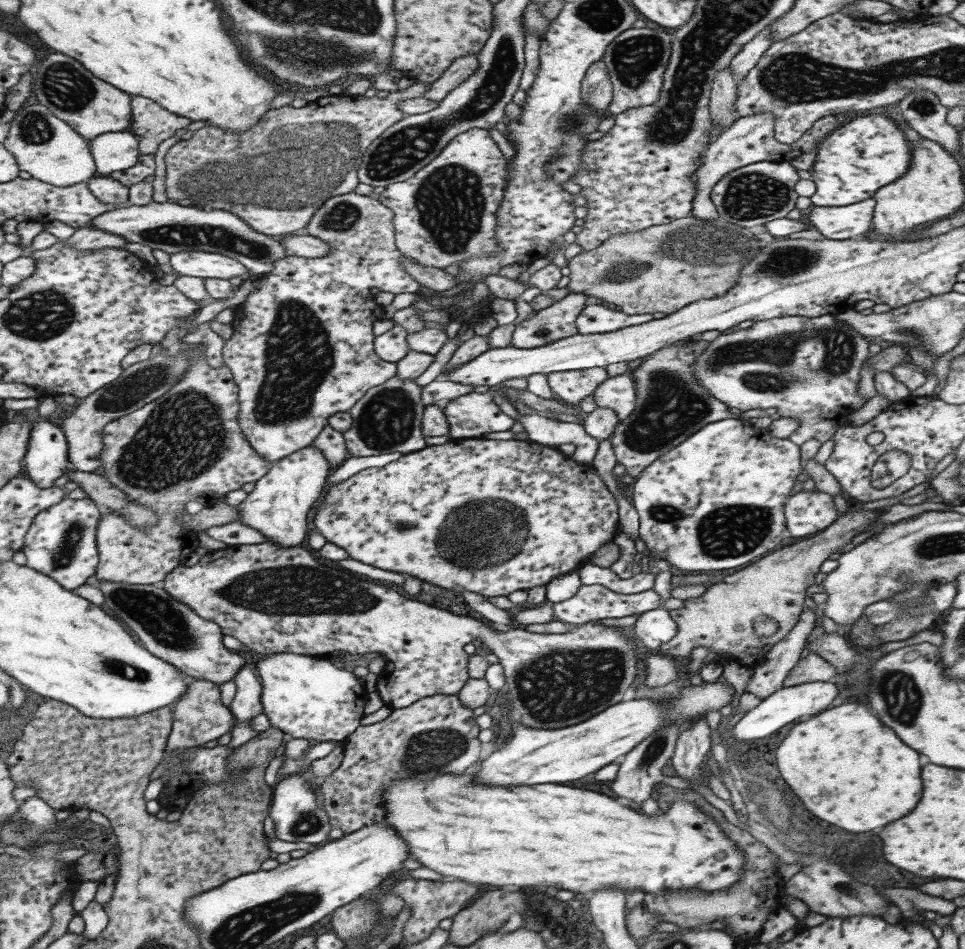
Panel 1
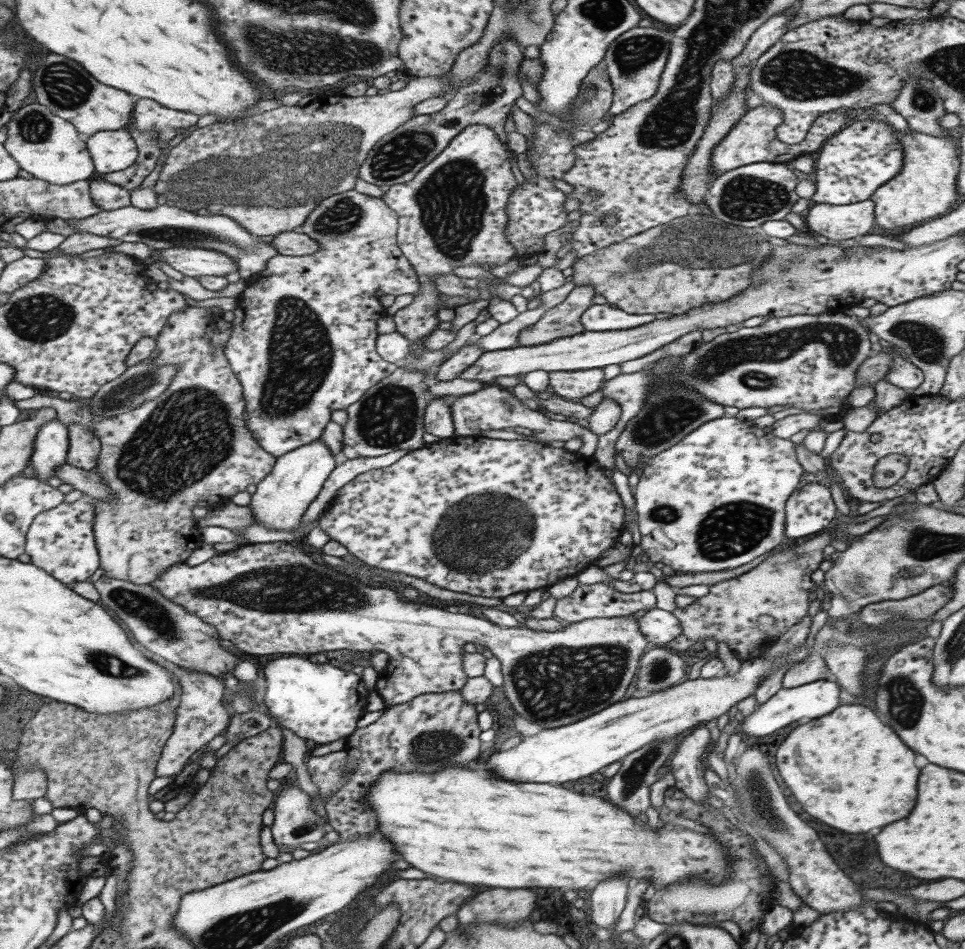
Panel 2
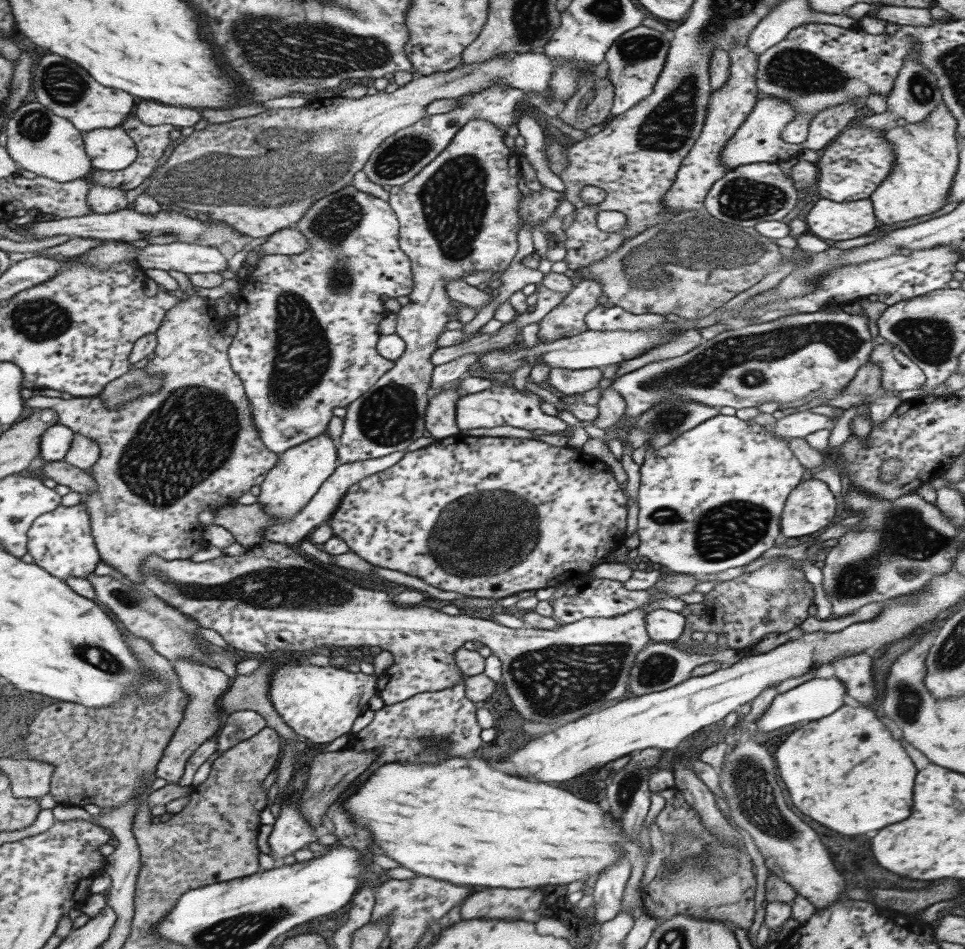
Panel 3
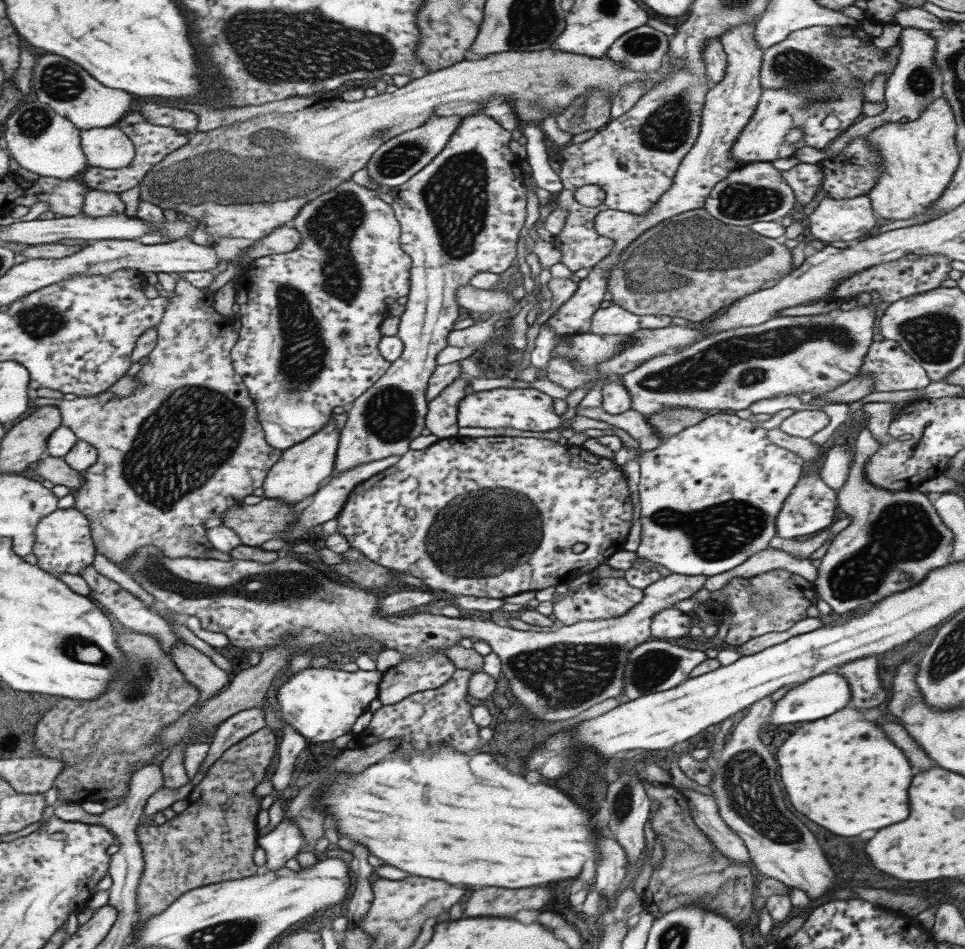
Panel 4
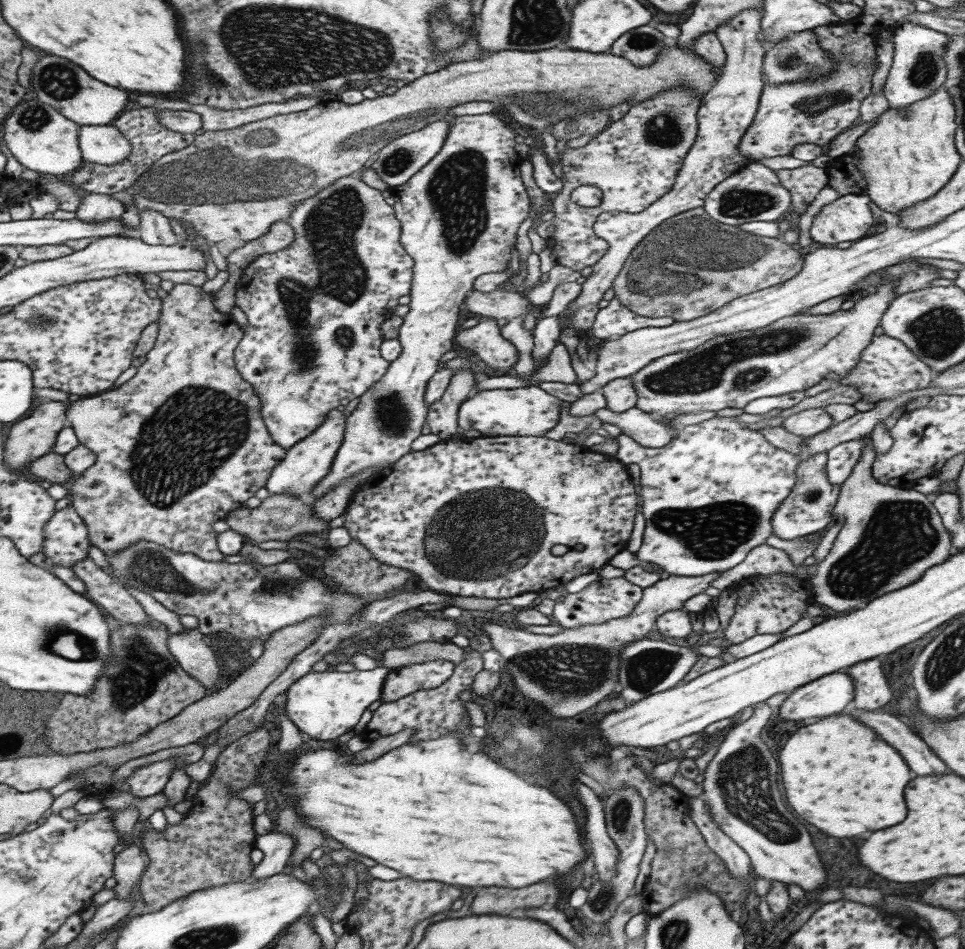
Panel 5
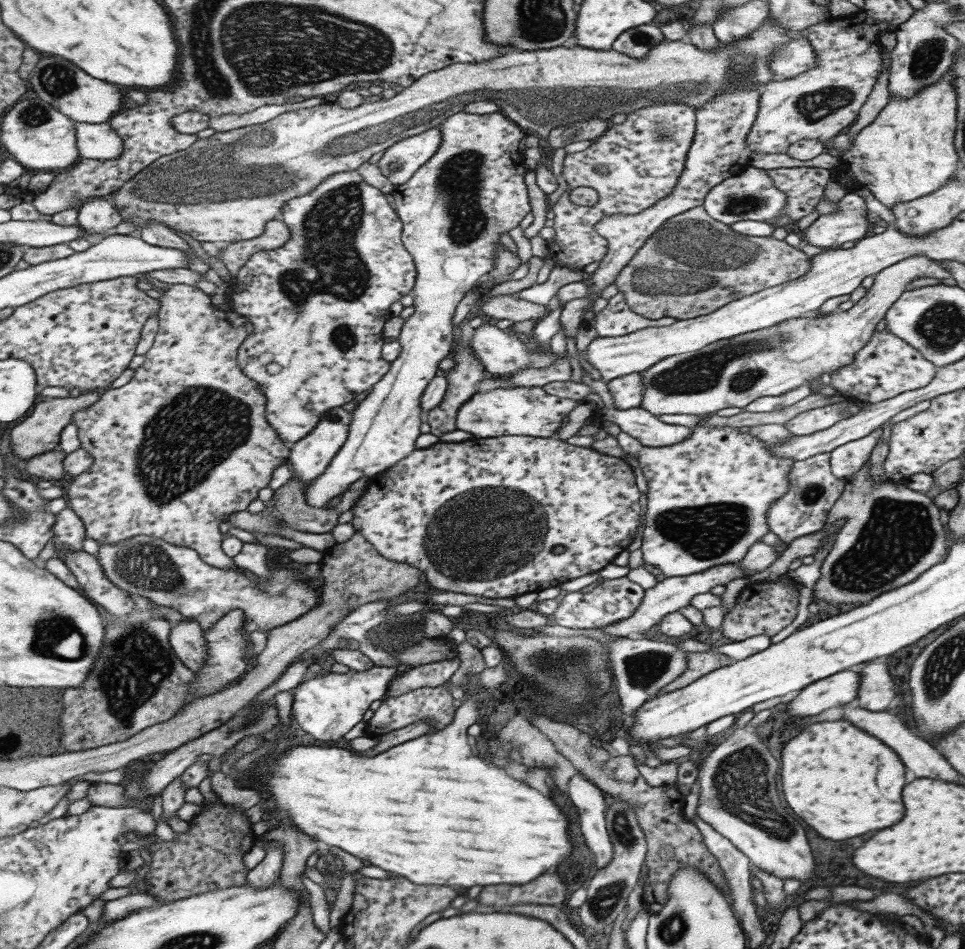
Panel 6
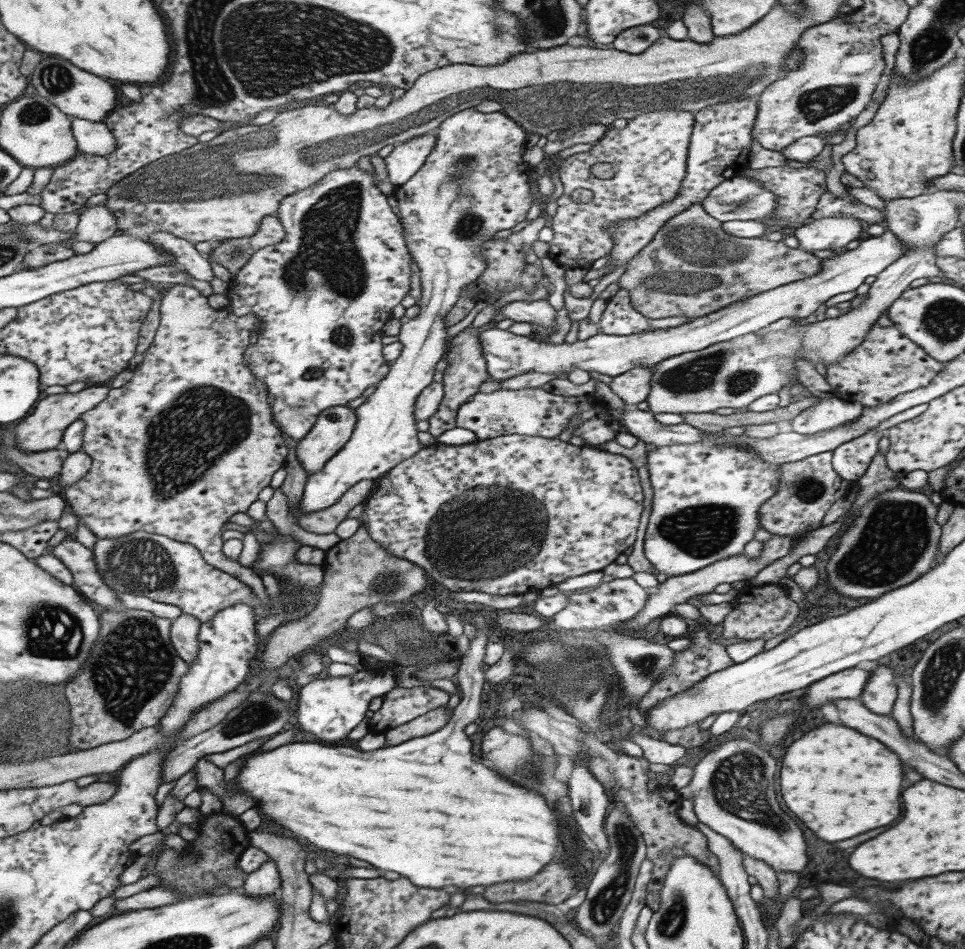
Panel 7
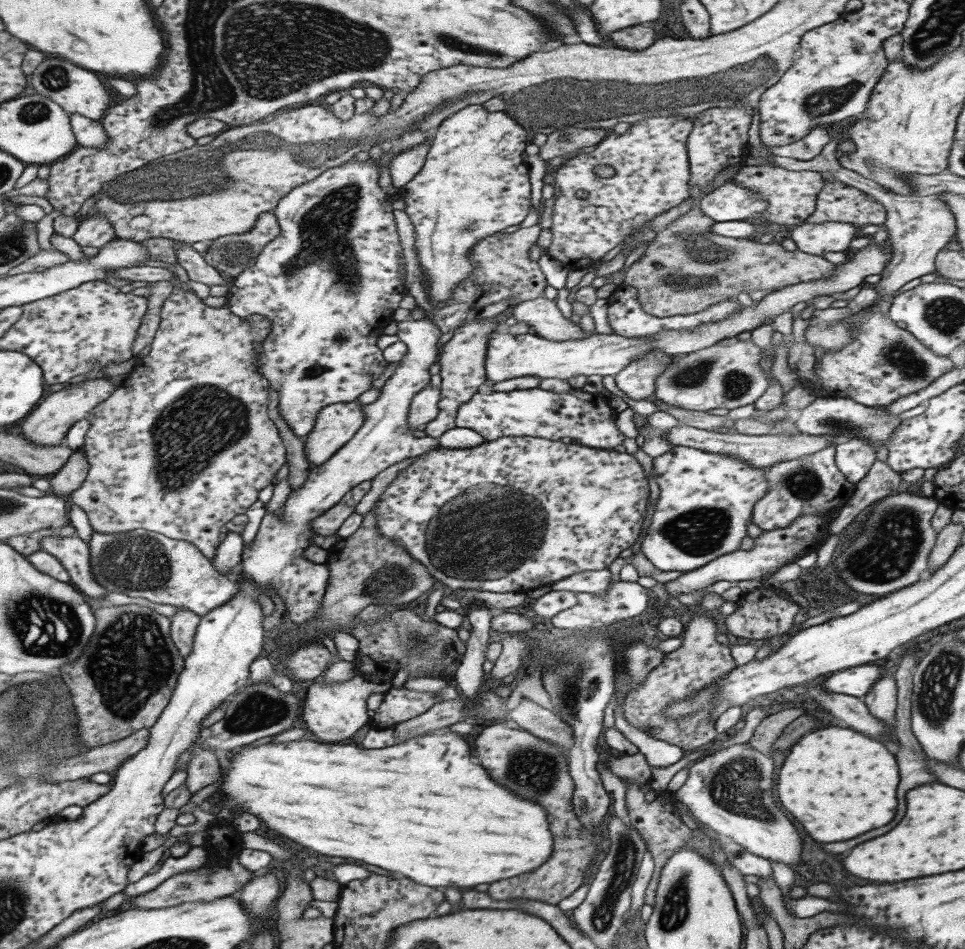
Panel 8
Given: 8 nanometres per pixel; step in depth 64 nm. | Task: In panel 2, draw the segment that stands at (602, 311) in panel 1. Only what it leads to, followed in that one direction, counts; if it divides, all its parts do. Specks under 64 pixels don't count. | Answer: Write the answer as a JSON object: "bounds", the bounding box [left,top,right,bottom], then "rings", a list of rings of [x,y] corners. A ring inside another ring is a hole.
{"bounds":[580,304,656,332],"rings":[[[592,304],[580,317],[585,332],[622,331],[638,328],[656,320],[654,314],[628,313],[618,307],[606,304]]]}

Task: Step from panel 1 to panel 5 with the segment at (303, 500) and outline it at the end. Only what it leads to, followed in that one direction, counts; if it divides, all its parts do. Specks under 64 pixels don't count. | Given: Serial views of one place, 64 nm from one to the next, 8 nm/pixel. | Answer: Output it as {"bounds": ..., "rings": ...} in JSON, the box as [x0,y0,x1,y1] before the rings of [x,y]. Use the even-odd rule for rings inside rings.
{"bounds":[266,409,346,496],"rings":[[[330,409],[326,414],[326,420],[306,436],[305,440],[300,440],[292,448],[286,451],[283,460],[271,471],[266,488],[272,495],[284,492],[292,496],[302,496],[304,492],[311,492],[312,488],[330,473],[334,463],[336,453],[344,441],[344,429],[346,429],[346,418],[340,409]]]}

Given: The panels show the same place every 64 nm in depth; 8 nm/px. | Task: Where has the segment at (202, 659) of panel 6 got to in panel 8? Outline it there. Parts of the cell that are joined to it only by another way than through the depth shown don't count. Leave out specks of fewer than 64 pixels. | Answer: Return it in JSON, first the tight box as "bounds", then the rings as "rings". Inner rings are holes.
{"bounds":[170,608,201,658],"rings":[[[176,608],[176,613],[170,616],[171,622],[171,638],[180,652],[180,656],[186,658],[192,652],[192,644],[194,644],[194,634],[201,620],[196,612],[184,610],[184,608]]]}

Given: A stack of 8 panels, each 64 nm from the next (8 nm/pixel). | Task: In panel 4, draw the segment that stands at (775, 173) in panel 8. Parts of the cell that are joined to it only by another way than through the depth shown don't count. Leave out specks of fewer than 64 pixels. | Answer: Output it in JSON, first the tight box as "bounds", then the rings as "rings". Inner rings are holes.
{"bounds":[780,163,822,206],"rings":[[[798,163],[789,170],[780,172],[786,183],[792,187],[796,202],[806,206],[822,188],[822,174],[817,164]]]}

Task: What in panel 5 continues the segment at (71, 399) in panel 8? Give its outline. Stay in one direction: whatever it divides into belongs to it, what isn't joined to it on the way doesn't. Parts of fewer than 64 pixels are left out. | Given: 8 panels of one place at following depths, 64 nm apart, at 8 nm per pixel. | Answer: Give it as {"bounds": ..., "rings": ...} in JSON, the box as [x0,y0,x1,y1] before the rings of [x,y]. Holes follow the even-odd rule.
{"bounds":[3,400,70,470],"rings":[[[69,400],[66,402],[38,401],[32,408],[32,414],[6,428],[9,436],[6,438],[6,449],[3,451],[3,464],[8,470],[23,470],[52,450],[58,431],[68,426],[66,407],[70,407],[70,404]]]}

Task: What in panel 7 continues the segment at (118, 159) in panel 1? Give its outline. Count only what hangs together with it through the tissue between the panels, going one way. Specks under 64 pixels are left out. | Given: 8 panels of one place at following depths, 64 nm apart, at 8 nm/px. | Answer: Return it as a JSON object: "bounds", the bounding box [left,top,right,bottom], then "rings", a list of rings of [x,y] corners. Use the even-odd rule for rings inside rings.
{"bounds":[72,118,116,156],"rings":[[[72,118],[72,132],[79,152],[94,156],[108,156],[116,150],[116,137],[103,122]]]}

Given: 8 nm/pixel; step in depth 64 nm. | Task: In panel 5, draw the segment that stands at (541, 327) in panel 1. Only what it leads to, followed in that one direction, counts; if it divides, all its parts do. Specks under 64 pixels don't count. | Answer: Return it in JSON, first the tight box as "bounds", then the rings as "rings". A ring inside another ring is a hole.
{"bounds":[558,10,767,333],"rings":[[[742,10],[728,24],[718,26],[715,34],[726,53],[725,65],[714,87],[704,95],[697,114],[698,132],[694,144],[684,157],[678,169],[676,182],[664,196],[652,203],[644,211],[632,214],[622,211],[608,211],[598,215],[593,224],[594,232],[609,244],[605,255],[592,266],[592,273],[586,277],[580,295],[558,315],[561,330],[571,326],[579,333],[588,332],[594,325],[595,316],[600,310],[598,302],[604,292],[612,286],[616,275],[631,257],[638,243],[665,220],[705,203],[705,198],[720,181],[742,169],[749,161],[738,150],[742,135],[750,127],[758,110],[759,100],[764,88],[763,60],[767,46],[760,40],[762,13],[760,10]]]}

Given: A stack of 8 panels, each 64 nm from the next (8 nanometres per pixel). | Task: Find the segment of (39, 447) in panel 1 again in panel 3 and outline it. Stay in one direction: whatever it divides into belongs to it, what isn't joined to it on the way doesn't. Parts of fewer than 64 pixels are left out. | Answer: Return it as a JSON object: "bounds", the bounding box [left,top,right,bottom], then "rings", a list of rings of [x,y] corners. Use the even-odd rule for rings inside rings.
{"bounds":[38,422,74,465],"rings":[[[59,422],[46,429],[42,433],[42,439],[40,439],[40,453],[38,458],[42,459],[42,465],[62,461],[72,444],[72,439],[74,439],[72,429]]]}

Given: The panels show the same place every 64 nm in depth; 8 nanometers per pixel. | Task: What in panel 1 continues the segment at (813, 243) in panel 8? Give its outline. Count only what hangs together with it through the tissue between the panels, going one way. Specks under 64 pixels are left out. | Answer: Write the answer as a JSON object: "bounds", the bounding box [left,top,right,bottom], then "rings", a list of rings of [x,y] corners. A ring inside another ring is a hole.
{"bounds":[810,198,874,239],"rings":[[[873,198],[842,207],[815,207],[810,212],[810,226],[829,239],[859,238],[872,228],[874,207]]]}

